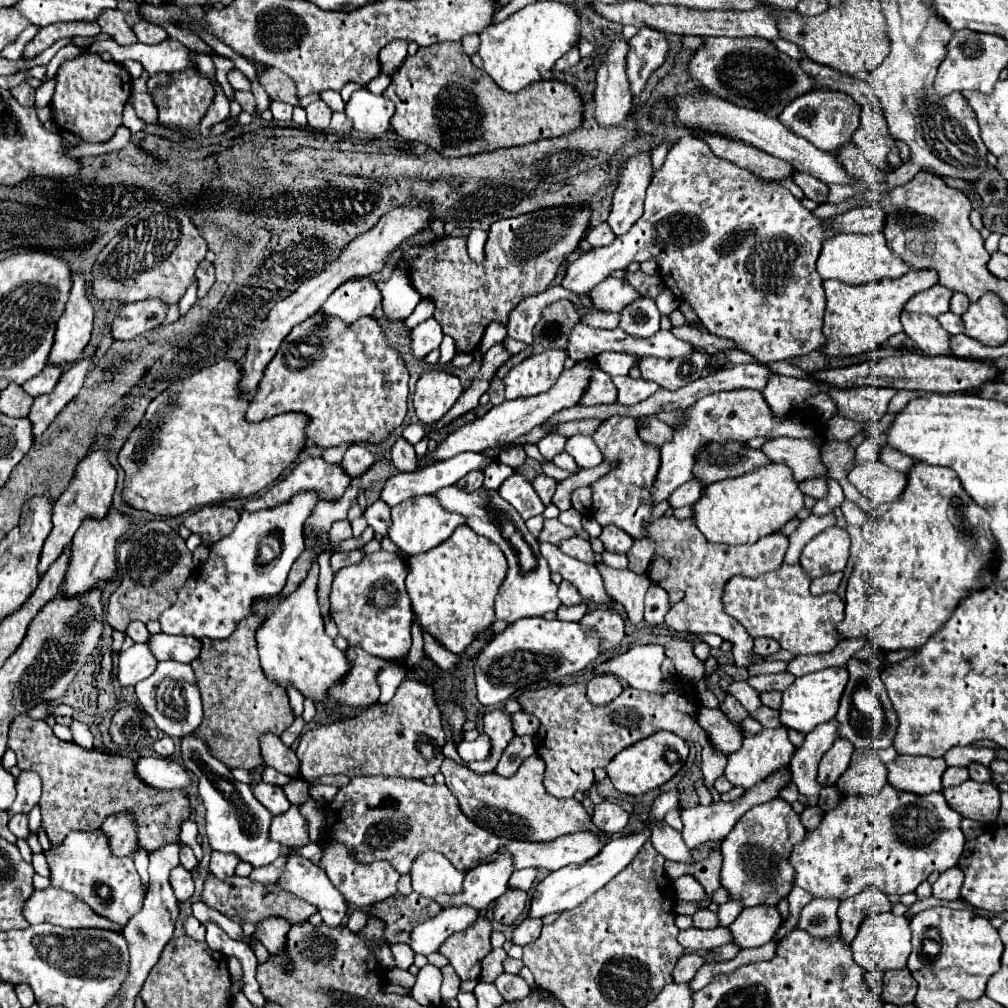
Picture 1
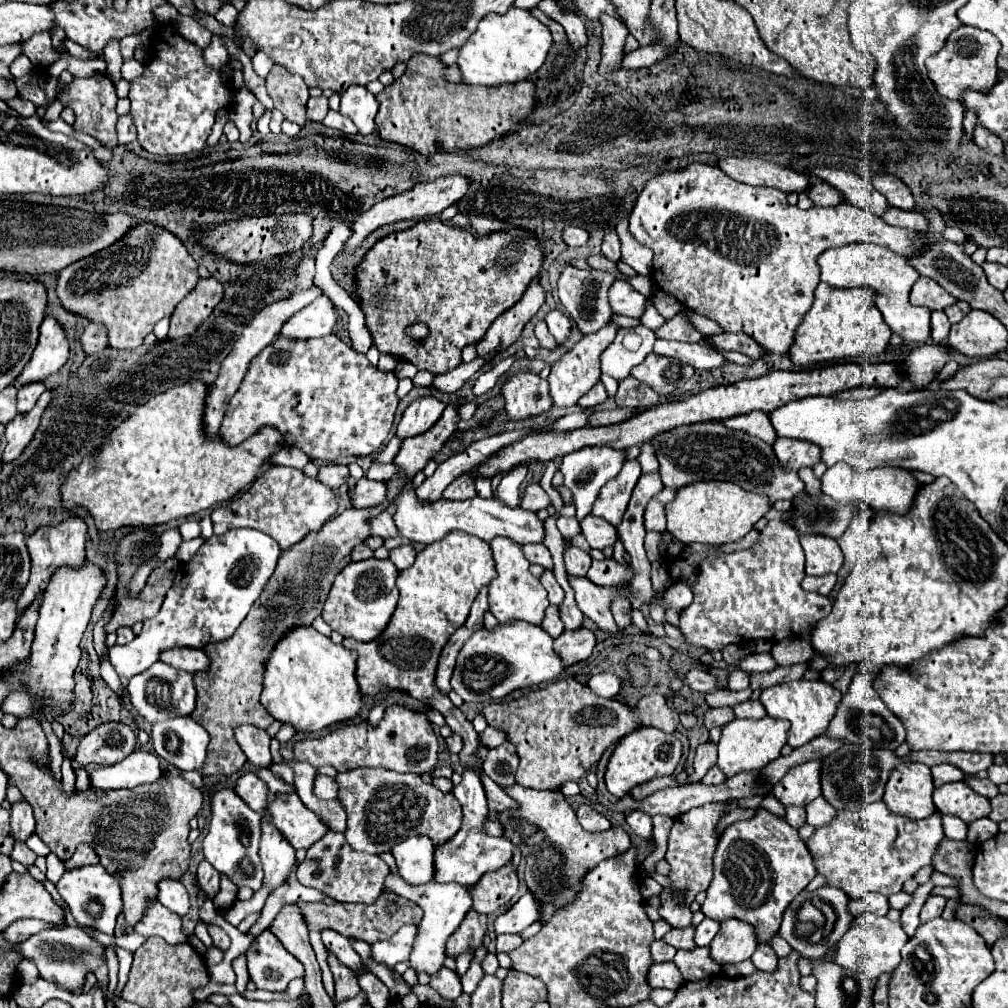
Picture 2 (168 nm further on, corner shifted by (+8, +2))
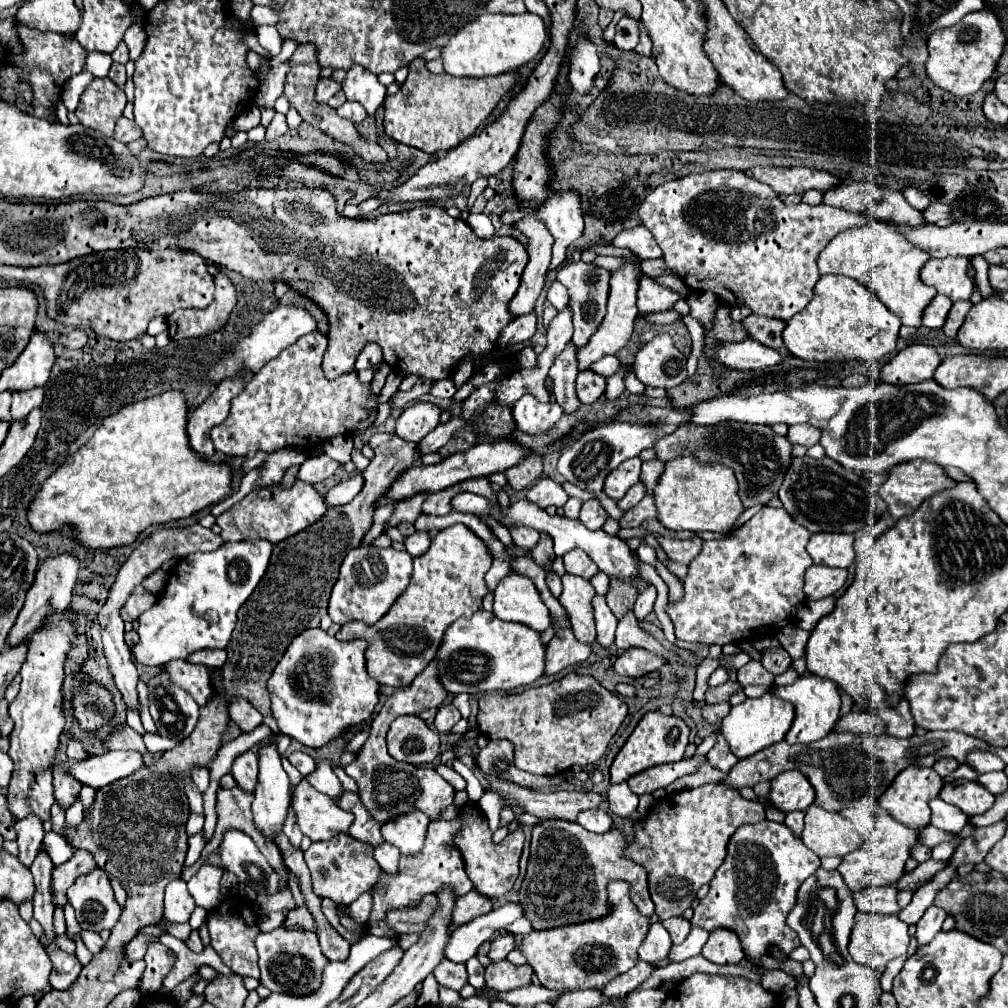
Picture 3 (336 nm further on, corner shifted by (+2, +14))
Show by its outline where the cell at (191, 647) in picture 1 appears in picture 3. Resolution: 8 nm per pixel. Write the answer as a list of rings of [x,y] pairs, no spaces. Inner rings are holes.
[[[198,650],[188,656],[188,662],[204,664],[208,668],[222,668],[226,662],[226,650]]]

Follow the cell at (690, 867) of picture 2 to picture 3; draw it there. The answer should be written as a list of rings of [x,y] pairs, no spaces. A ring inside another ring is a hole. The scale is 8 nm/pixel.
[[[702,784],[656,800],[646,818],[634,824],[634,840],[624,848],[624,856],[646,870],[658,918],[682,916],[700,886],[709,884],[724,862],[726,844],[736,828],[760,822],[764,816],[766,812],[760,802],[746,800],[738,790],[726,788],[724,784]]]

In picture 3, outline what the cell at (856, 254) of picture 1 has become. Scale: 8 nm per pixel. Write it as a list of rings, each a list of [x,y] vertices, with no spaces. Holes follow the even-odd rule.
[[[868,222],[860,228],[840,232],[818,256],[818,272],[842,274],[868,286],[888,310],[892,310],[904,326],[922,326],[922,312],[936,296],[936,290],[922,284],[920,270],[930,260],[928,252],[910,244],[896,228],[888,224]]]

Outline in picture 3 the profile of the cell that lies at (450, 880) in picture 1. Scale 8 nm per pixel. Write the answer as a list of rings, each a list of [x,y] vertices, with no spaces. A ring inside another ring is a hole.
[[[406,812],[404,816],[396,816],[390,824],[382,824],[382,836],[386,842],[394,844],[402,854],[416,854],[424,844],[424,834],[428,828],[428,816],[424,812]]]

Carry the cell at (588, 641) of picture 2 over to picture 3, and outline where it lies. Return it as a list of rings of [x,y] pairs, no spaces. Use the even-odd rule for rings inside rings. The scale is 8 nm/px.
[[[570,628],[558,630],[554,634],[554,638],[546,646],[544,674],[546,676],[558,674],[560,670],[564,670],[568,666],[584,662],[588,656],[590,656],[590,646],[588,644],[580,644]]]

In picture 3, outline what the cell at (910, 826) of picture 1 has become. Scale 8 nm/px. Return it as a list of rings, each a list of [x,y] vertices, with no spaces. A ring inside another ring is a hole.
[[[878,808],[878,816],[874,818],[874,832],[872,836],[862,842],[862,846],[848,856],[842,858],[838,866],[844,882],[852,892],[862,890],[866,886],[880,886],[880,884],[896,884],[898,878],[904,874],[904,864],[910,858],[910,846],[918,842],[918,832],[902,826],[900,822],[892,820],[892,816]]]

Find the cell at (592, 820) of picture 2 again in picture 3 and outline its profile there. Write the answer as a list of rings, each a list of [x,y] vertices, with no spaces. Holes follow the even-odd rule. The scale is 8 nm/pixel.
[[[600,808],[580,812],[576,822],[582,824],[582,828],[586,828],[588,832],[596,832],[596,834],[604,834],[612,826],[612,818],[604,810],[600,810]]]

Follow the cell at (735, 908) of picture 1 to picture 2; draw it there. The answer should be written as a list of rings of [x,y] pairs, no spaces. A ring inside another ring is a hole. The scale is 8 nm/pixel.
[[[704,918],[698,926],[696,926],[696,946],[708,946],[712,942],[712,938],[716,936],[716,932],[720,930],[720,922],[718,920],[708,920]]]

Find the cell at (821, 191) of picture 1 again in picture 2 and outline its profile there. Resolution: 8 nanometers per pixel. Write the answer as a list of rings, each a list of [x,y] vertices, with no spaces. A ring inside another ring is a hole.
[[[814,182],[806,190],[806,196],[816,204],[816,206],[838,206],[842,202],[842,194],[832,188],[826,182]]]

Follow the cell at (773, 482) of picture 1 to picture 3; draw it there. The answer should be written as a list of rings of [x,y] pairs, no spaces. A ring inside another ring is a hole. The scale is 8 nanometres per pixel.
[[[694,456],[674,458],[666,462],[664,476],[660,476],[660,484],[654,488],[658,520],[670,530],[726,532],[744,510],[736,492],[736,478],[728,466],[702,464]]]

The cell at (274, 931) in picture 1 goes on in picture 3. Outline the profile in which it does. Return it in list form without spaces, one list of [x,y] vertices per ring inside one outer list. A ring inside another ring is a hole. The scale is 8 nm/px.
[[[276,928],[268,934],[258,934],[256,938],[256,950],[260,956],[260,984],[266,986],[270,992],[276,994],[290,994],[290,996],[308,996],[308,992],[316,992],[320,988],[320,976],[324,966],[328,964],[328,958],[322,954],[318,936],[312,932],[302,930],[286,930]],[[304,968],[310,970],[310,976],[304,976]]]

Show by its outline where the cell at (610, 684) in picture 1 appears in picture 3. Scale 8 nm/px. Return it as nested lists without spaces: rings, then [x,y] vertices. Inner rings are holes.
[[[630,648],[628,652],[616,658],[614,672],[620,676],[628,676],[628,678],[640,678],[648,672],[660,670],[664,664],[666,664],[664,658],[658,654],[652,654],[644,648]]]

